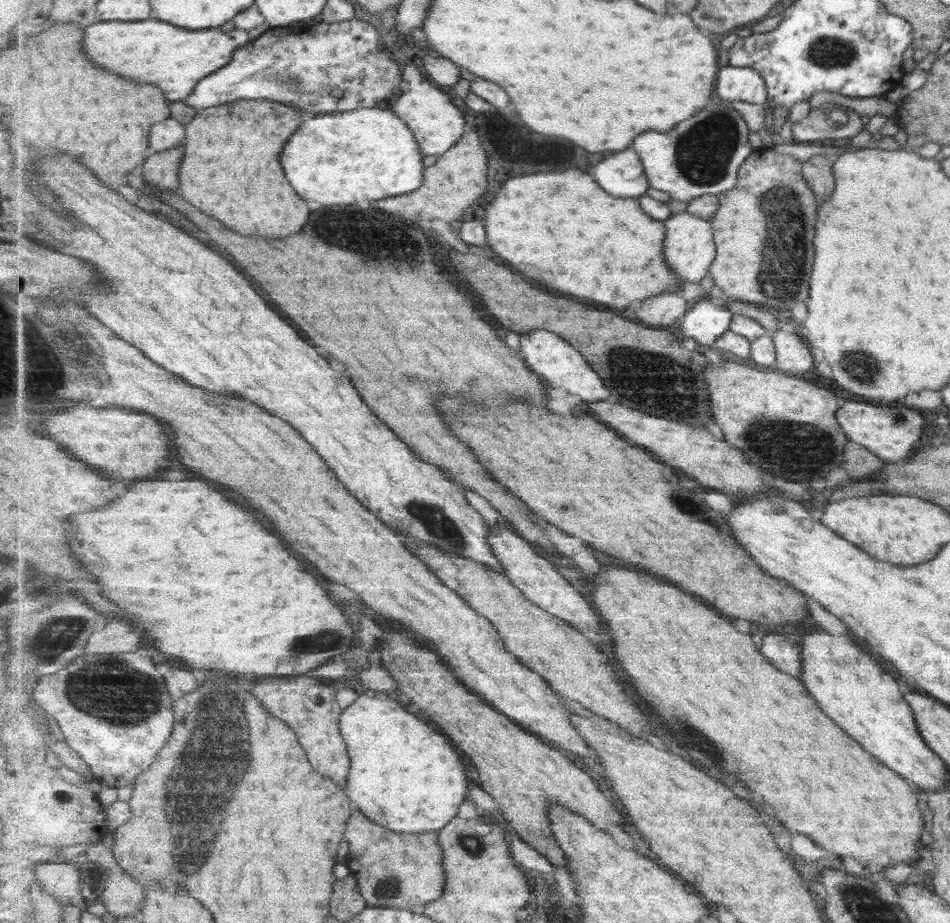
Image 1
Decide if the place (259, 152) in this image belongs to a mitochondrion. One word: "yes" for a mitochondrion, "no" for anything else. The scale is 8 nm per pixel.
no

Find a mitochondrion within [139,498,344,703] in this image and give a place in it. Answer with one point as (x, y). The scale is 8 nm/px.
(300, 643)

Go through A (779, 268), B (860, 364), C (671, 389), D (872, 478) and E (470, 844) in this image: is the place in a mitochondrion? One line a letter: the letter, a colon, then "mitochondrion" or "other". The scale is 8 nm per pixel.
A: mitochondrion
B: mitochondrion
C: mitochondrion
D: other
E: mitochondrion

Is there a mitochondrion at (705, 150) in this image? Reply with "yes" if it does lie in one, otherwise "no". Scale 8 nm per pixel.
yes

